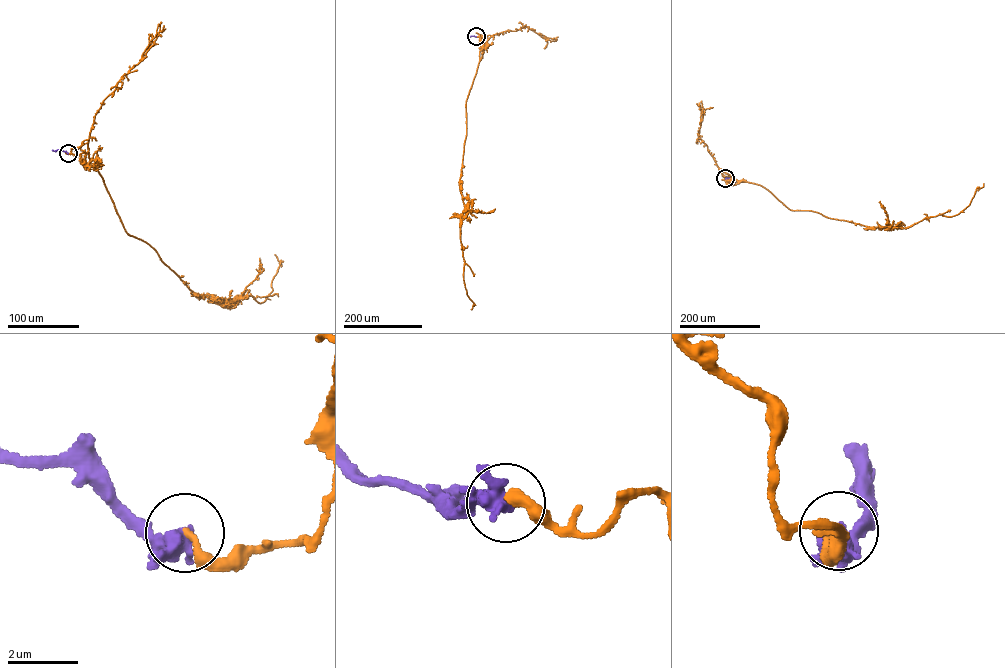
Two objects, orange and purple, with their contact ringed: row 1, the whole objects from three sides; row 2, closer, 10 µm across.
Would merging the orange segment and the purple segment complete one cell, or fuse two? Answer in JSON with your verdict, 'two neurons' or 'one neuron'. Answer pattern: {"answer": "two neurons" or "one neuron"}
{"answer": "two neurons"}

